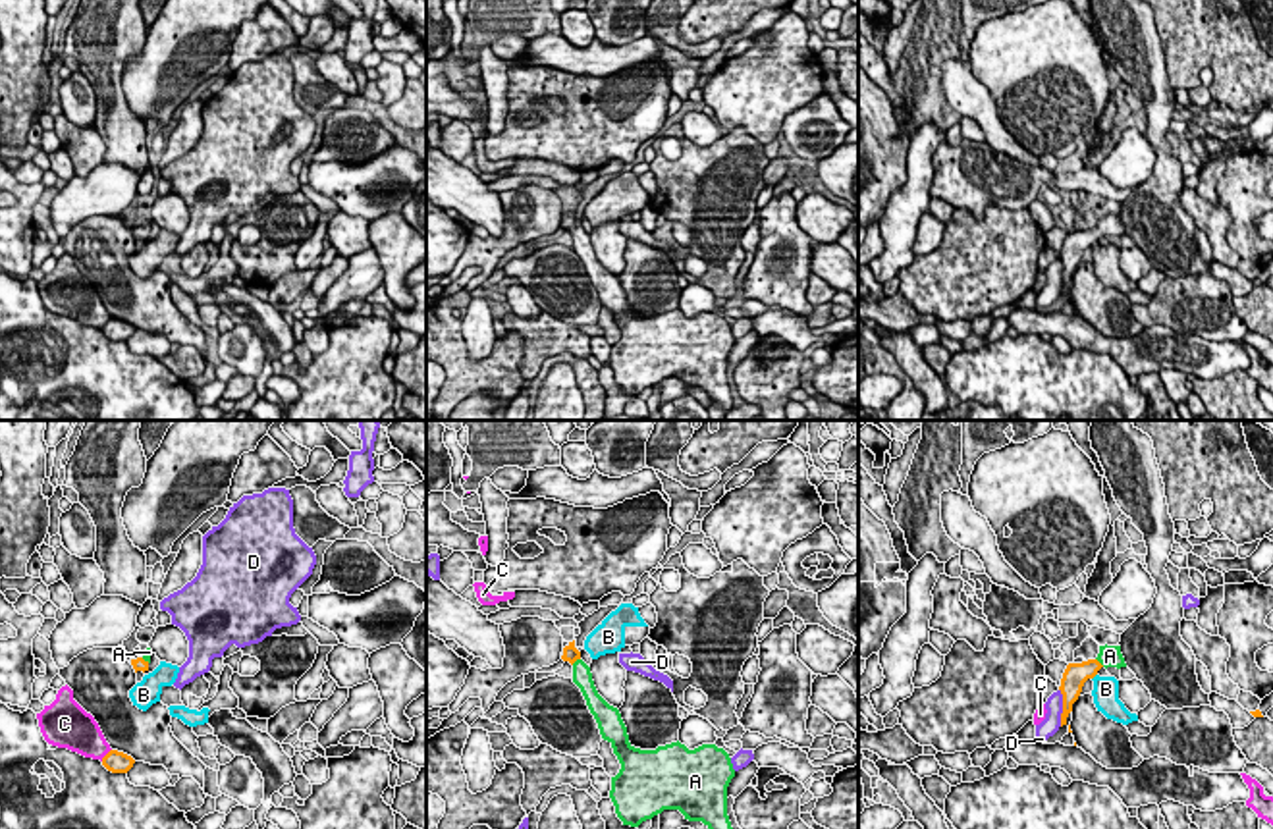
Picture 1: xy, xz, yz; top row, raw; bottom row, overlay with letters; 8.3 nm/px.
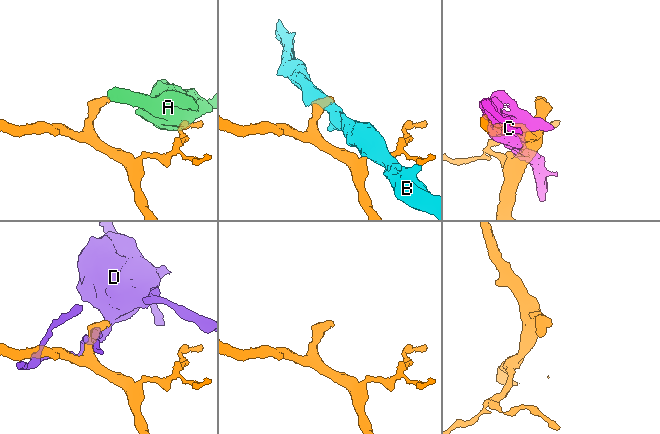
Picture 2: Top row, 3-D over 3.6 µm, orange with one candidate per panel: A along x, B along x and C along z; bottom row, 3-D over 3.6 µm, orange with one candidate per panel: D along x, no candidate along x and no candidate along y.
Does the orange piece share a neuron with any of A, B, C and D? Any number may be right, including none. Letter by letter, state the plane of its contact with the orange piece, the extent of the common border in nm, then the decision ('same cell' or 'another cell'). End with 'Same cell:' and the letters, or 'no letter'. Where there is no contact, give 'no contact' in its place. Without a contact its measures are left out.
A: xz | 100 nm | same cell
B: yz | 70 nm | another cell
C: xy | 140 nm | another cell
D: yz | 320 nm | another cell
Same cell: A

